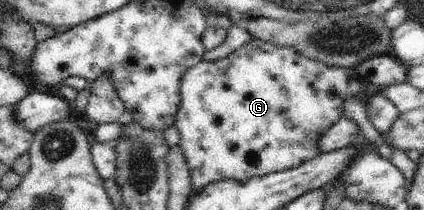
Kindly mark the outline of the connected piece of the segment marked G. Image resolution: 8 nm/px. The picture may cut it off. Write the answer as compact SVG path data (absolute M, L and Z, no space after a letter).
M253 38L249 43L241 46L231 55L216 62L201 60L197 65L190 67L181 76L180 81L180 104L175 124L178 127L181 138L178 146L181 146L188 168L191 172L192 193L203 189L209 183L222 182L225 180L237 180L245 182L255 176L264 176L275 172L299 167L302 163L316 158L322 153L320 139L333 127L343 115L343 102L348 96L348 85L351 77L355 77L355 68L338 68L303 57L293 47L277 47L275 44Z

